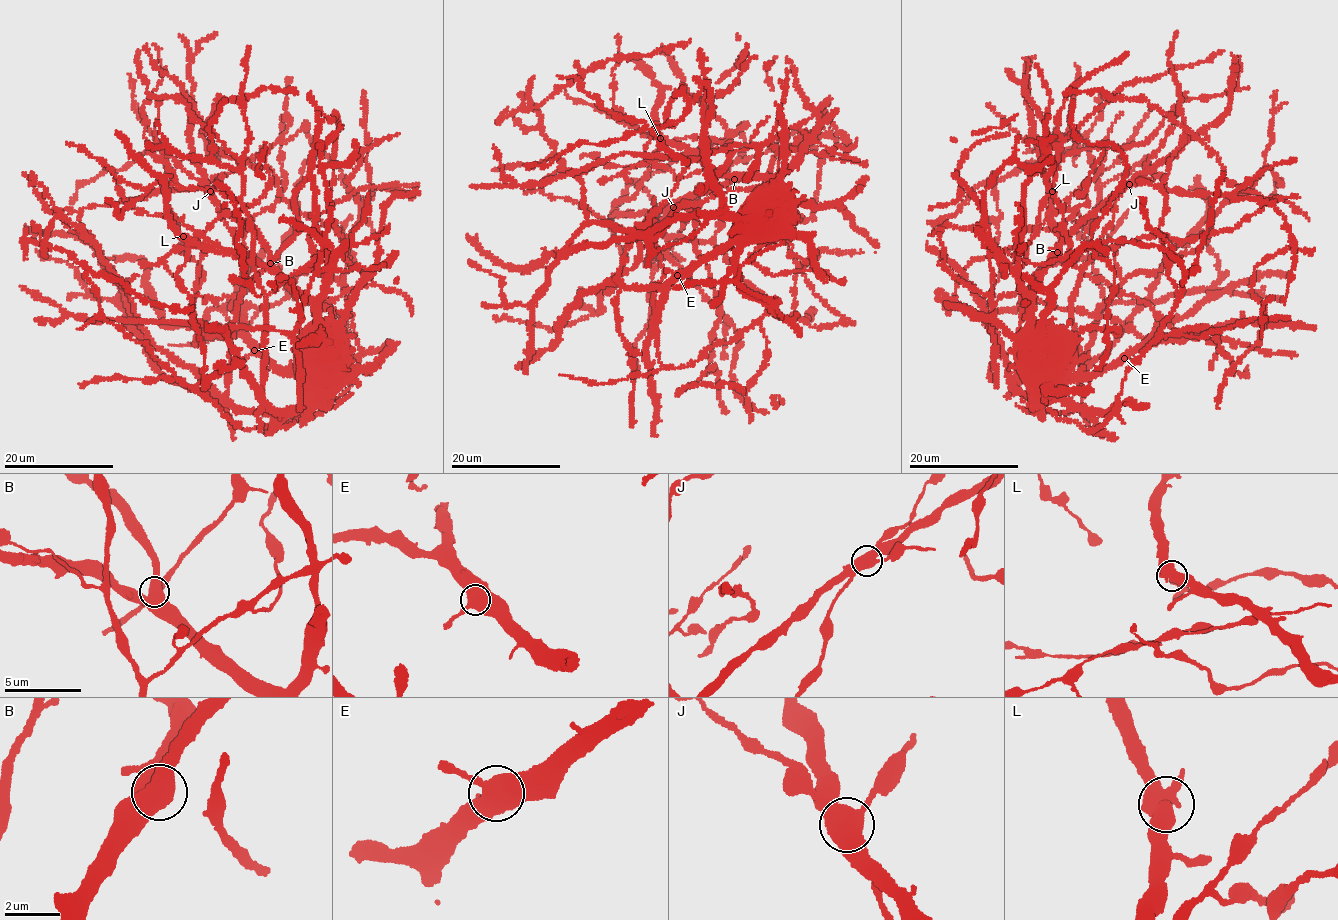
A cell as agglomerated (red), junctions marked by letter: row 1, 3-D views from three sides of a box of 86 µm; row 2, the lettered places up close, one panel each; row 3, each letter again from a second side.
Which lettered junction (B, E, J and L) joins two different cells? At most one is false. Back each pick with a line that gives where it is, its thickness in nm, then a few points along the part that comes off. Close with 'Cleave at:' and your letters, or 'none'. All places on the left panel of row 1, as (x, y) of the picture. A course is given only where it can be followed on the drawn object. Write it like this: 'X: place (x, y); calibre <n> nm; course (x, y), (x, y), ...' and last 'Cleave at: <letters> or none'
Cleave at: none

